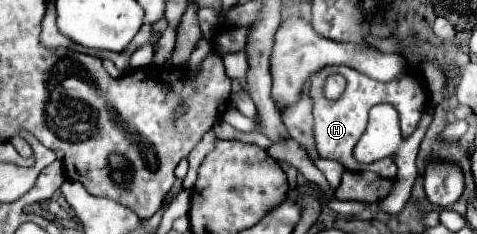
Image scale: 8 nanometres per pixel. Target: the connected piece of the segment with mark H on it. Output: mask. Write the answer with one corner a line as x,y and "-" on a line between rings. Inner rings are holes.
324,66
322,70
318,70
310,78
310,96
312,96
312,102
314,102
312,114
314,114
314,138
316,138
318,154
322,158
332,158
332,160
340,162
346,170
352,170
352,172
372,170
382,178
394,178
396,176
396,162
394,162
392,156
388,156
384,160
376,160
372,164
360,164
352,154
356,142
360,140
360,136
362,136
362,132
364,132
366,124
368,124
368,110
374,104
382,104
382,102
392,104
400,114
402,136
408,138
416,130
416,126
418,126
418,122
420,122
420,118
422,118
422,114
426,110
426,100
428,100
422,80
412,72
402,74
402,78
396,78
394,82
378,82
378,80
372,80
372,78
364,76
364,74
358,74
356,70
346,68
346,66
-
330,74
342,74
348,80
346,92
338,100
326,100
322,96
324,78
330,76

